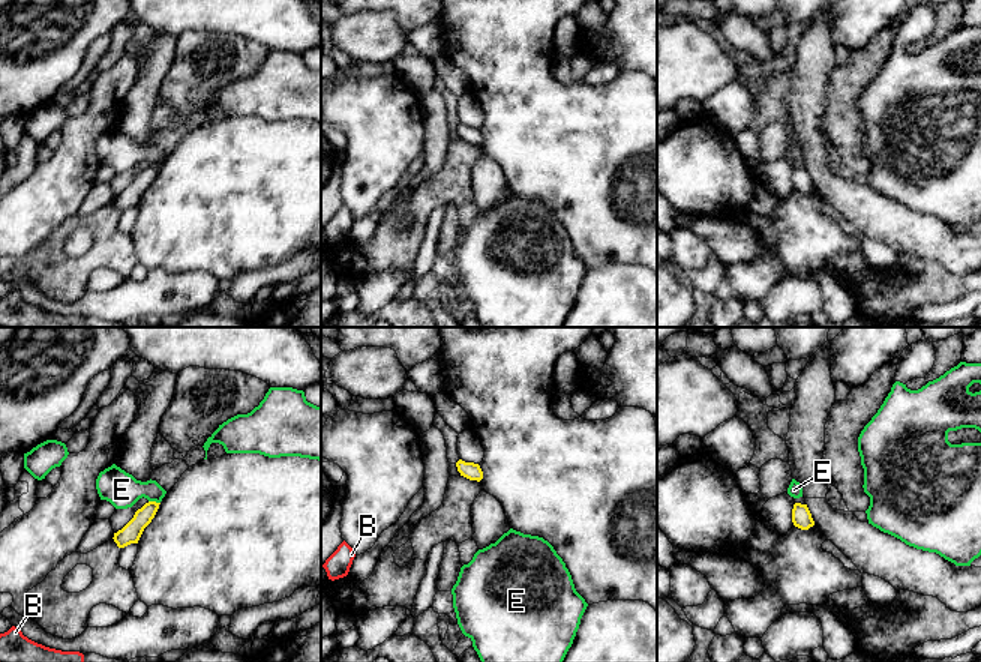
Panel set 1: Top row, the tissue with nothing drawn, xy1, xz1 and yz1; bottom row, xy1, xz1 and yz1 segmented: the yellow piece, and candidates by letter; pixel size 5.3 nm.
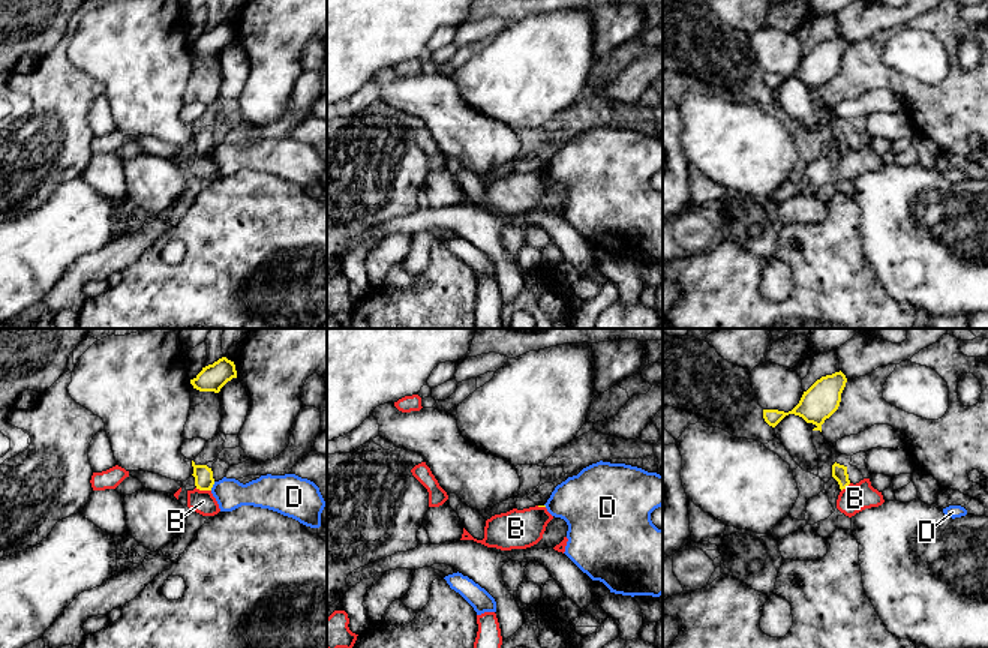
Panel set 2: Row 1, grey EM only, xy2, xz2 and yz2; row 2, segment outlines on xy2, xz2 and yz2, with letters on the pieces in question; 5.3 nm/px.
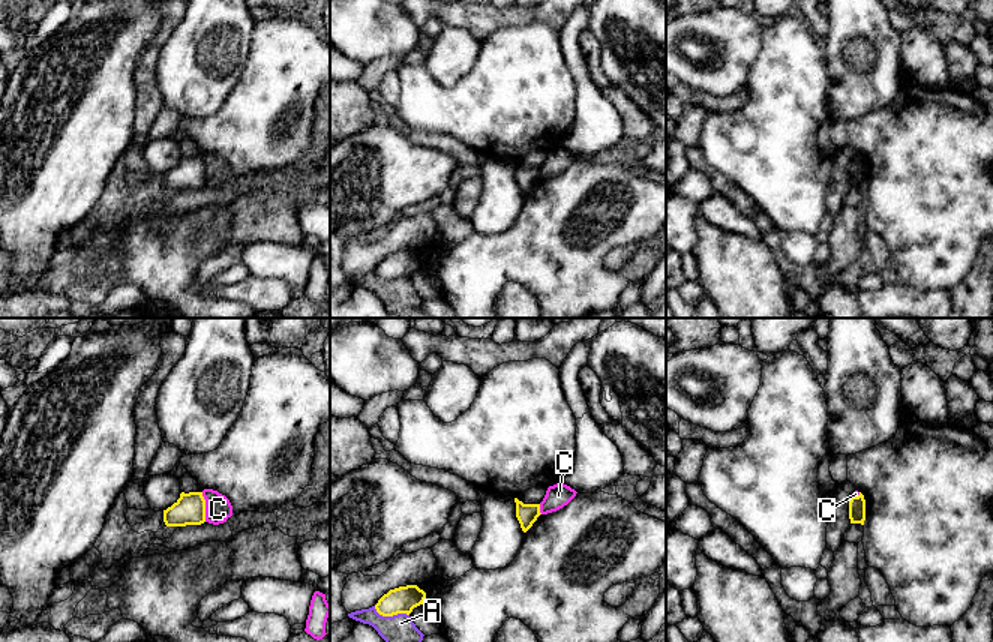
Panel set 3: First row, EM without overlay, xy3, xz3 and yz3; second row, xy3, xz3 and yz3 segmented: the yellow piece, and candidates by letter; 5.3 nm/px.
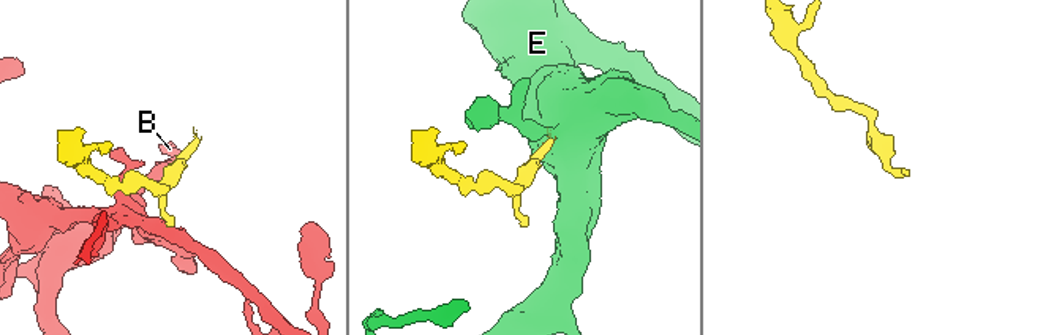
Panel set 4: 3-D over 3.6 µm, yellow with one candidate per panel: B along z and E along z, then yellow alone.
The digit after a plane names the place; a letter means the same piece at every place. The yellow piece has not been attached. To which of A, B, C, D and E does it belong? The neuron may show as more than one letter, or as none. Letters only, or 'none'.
E

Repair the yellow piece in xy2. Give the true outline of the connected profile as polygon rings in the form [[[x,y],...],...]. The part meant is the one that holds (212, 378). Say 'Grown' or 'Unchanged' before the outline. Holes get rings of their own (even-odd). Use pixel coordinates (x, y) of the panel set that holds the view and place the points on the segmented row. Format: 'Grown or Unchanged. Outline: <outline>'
Unchanged. Outline: [[[222,357],[213,364],[202,368],[202,370],[190,380],[190,384],[199,392],[219,393],[232,378],[237,378],[235,364],[226,357]]]

